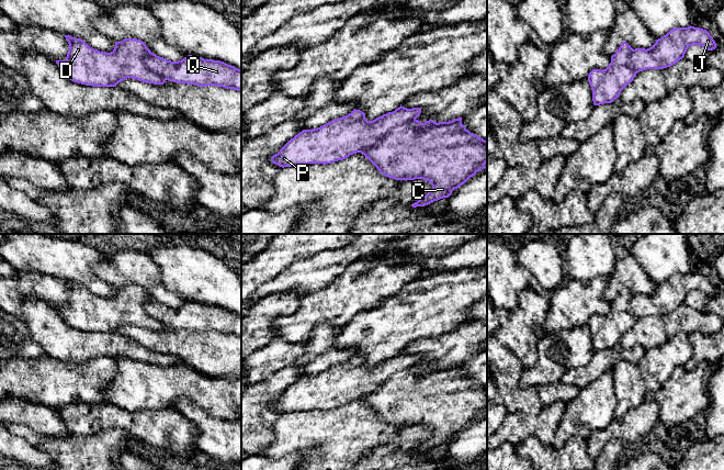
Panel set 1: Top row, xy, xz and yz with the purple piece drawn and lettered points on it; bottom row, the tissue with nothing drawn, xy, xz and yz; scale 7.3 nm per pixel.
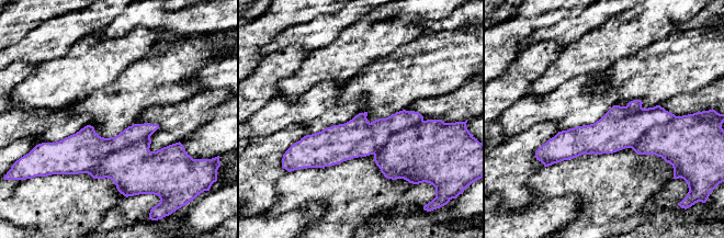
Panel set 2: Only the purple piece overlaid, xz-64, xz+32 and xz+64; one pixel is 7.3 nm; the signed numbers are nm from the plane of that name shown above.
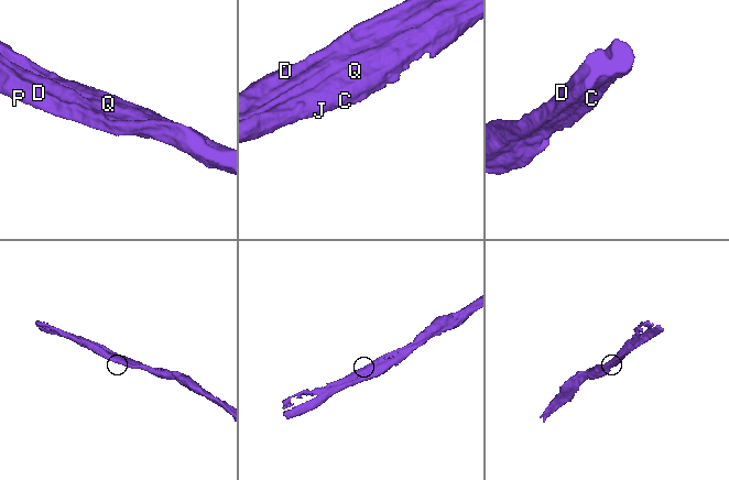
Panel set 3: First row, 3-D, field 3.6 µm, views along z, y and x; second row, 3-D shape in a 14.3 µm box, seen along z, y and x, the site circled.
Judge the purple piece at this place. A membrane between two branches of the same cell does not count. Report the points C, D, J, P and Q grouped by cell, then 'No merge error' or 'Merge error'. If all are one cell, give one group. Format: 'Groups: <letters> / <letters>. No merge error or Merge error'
Groups: C J Q / D P. Merge error

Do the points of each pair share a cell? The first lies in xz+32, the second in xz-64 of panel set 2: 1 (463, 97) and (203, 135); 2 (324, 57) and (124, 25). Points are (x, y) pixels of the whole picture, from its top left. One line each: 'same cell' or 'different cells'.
1: different cells
2: different cells

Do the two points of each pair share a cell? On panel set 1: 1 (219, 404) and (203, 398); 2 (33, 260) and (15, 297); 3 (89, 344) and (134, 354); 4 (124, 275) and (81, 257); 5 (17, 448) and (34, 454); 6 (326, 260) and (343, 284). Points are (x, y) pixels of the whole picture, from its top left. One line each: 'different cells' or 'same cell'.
1: same cell
2: different cells
3: same cell
4: different cells
5: same cell
6: different cells

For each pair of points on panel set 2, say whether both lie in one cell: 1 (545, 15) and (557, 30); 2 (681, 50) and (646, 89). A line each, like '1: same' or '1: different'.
1: different
2: same

